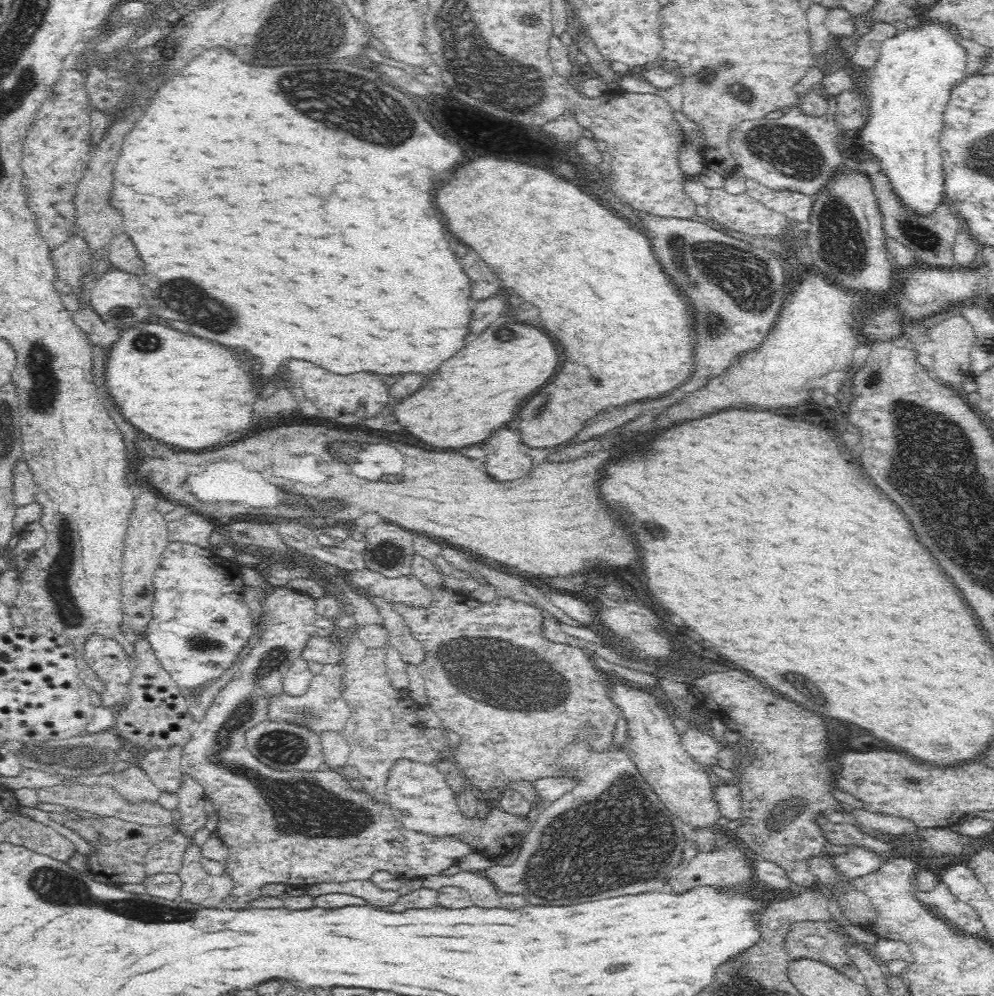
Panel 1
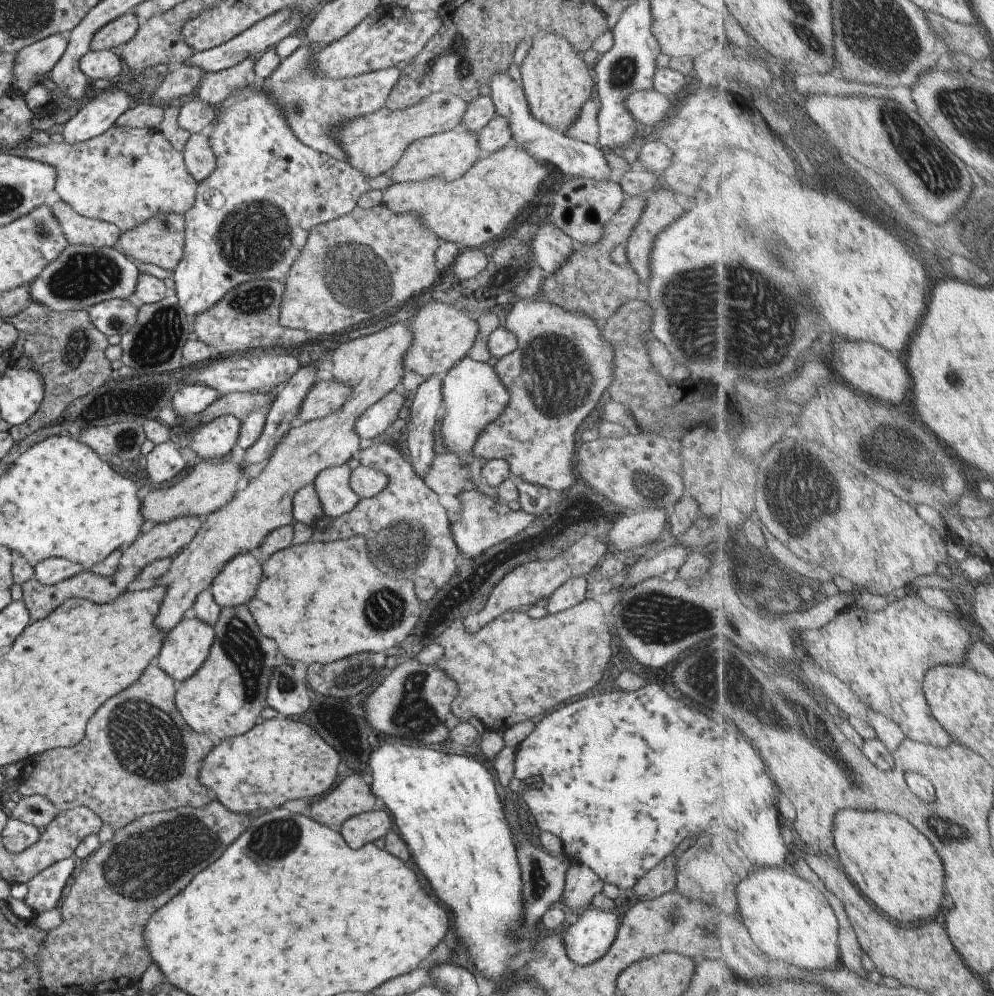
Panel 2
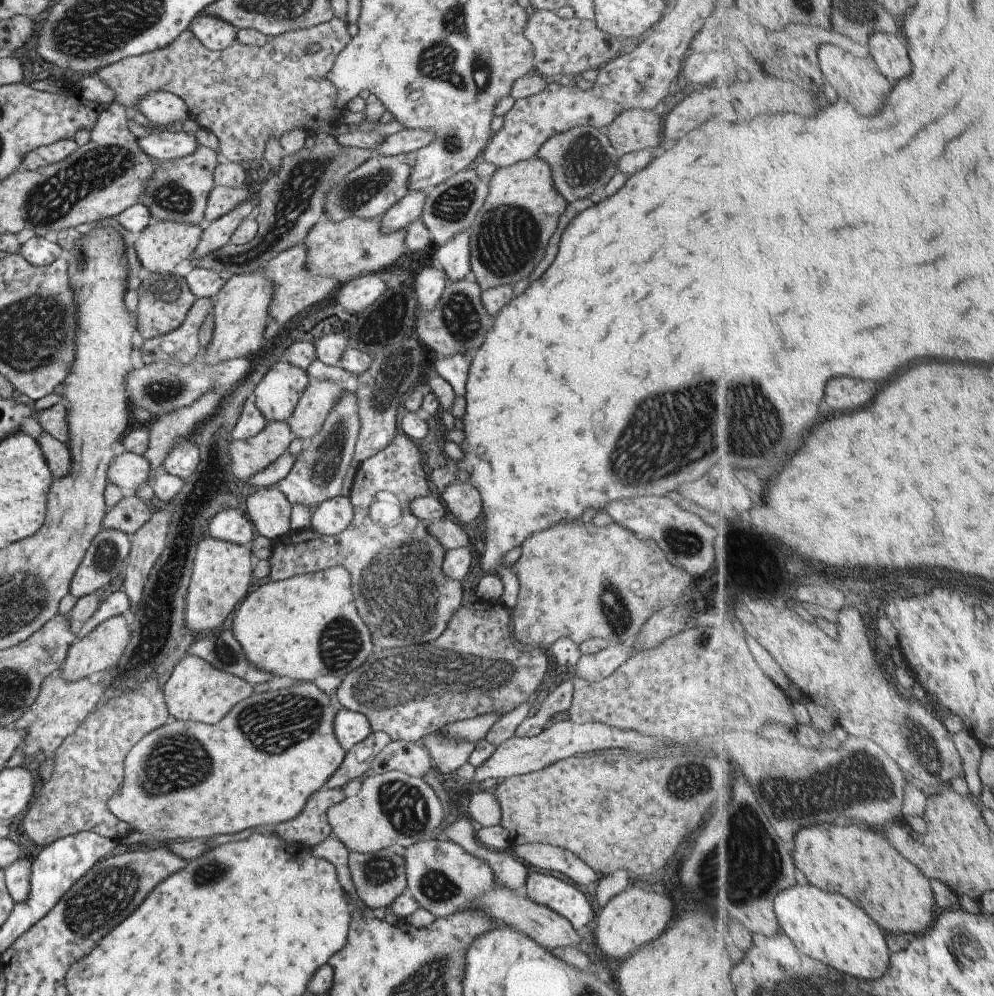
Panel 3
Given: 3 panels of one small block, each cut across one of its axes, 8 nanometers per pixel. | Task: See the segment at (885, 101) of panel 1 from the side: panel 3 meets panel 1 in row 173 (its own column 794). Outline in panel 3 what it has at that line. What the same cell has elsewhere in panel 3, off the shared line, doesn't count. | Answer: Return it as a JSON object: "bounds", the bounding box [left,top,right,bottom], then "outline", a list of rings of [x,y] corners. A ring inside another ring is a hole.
{"bounds":[776,886,889,978],"outline":[[[792,886],[776,898],[781,931],[811,959],[821,960],[857,978],[881,978],[889,964],[889,948],[879,924],[857,904],[841,894],[827,894],[821,888]]]}

